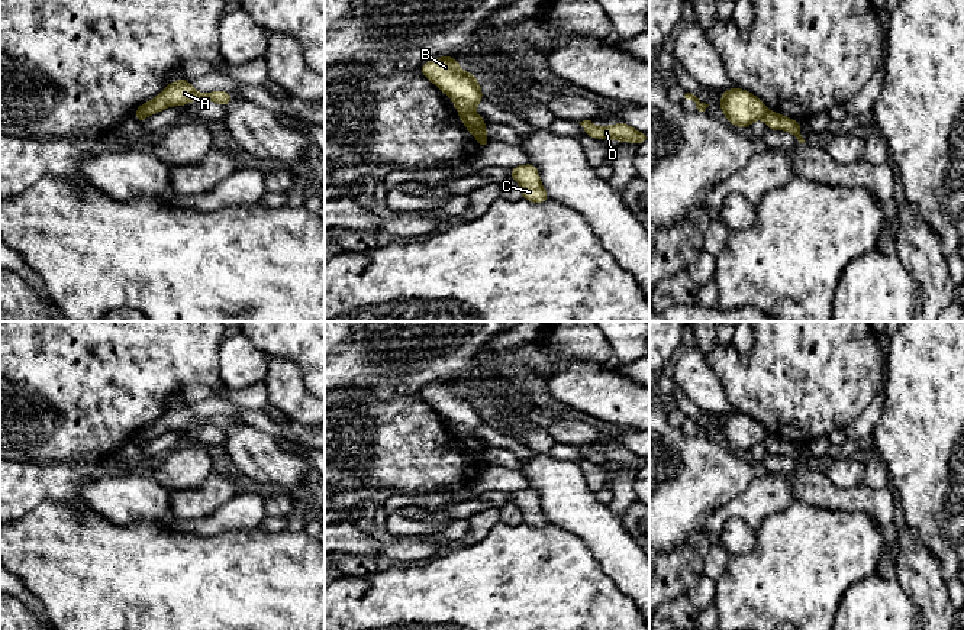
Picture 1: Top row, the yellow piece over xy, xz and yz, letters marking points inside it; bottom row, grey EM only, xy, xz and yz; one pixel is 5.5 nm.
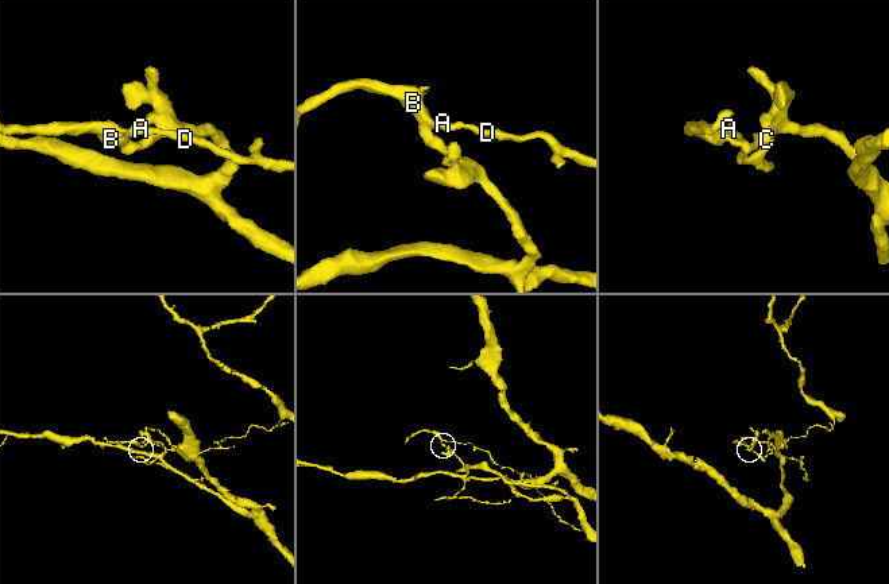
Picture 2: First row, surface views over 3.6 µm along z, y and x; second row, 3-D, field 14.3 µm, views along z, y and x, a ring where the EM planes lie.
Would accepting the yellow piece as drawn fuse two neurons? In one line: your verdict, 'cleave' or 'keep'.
cleave

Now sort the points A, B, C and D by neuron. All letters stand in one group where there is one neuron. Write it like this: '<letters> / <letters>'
A B D / C

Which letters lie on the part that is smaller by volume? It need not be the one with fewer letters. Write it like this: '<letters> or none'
A, B, D

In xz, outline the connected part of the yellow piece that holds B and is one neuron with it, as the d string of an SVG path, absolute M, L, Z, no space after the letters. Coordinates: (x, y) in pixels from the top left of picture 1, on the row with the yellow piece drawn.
M452 56L428 61L420 67L420 72L449 96L458 112L474 113L477 104L484 98L475 75L462 71Z

